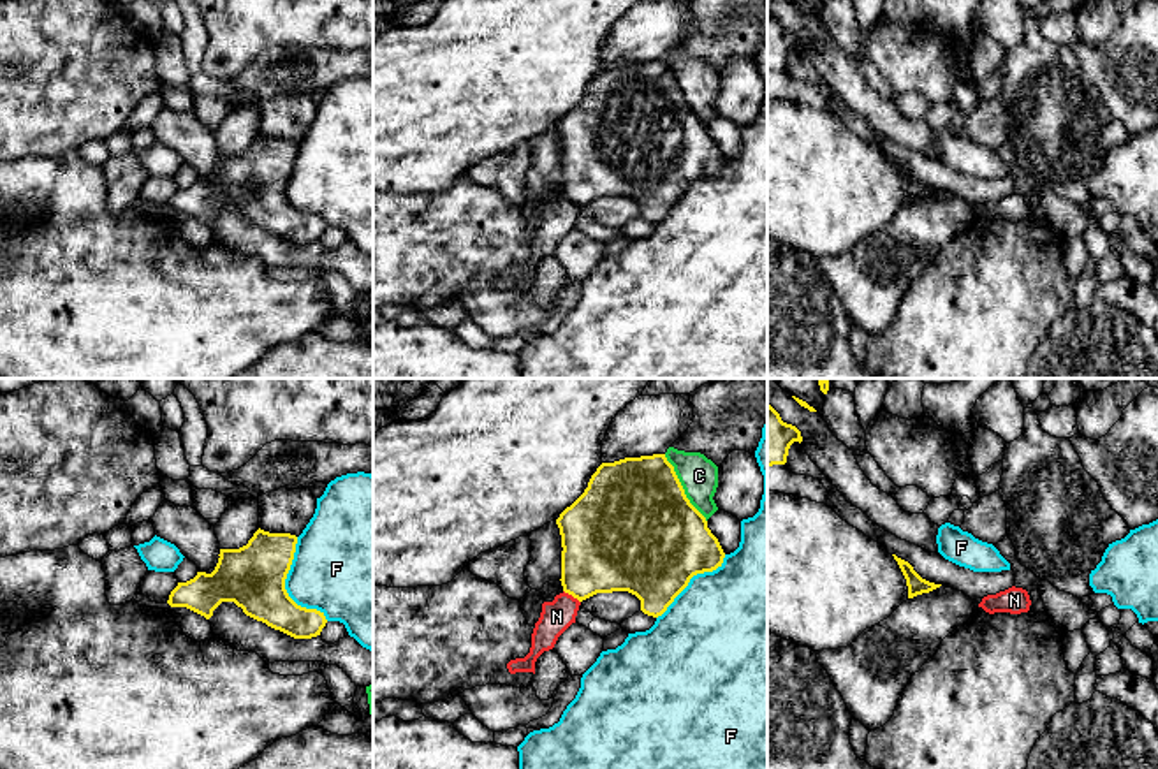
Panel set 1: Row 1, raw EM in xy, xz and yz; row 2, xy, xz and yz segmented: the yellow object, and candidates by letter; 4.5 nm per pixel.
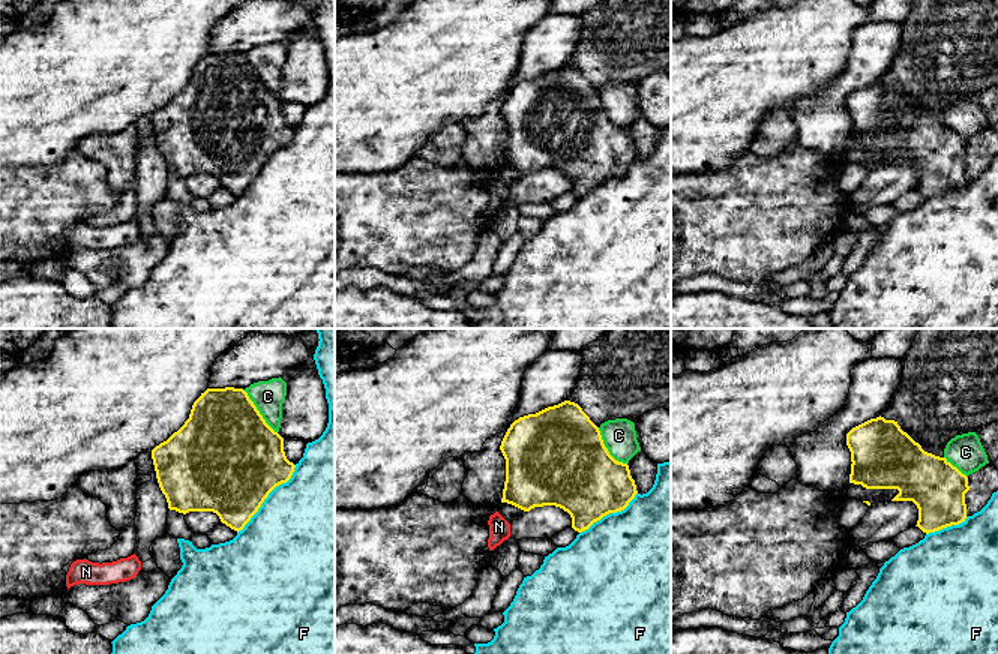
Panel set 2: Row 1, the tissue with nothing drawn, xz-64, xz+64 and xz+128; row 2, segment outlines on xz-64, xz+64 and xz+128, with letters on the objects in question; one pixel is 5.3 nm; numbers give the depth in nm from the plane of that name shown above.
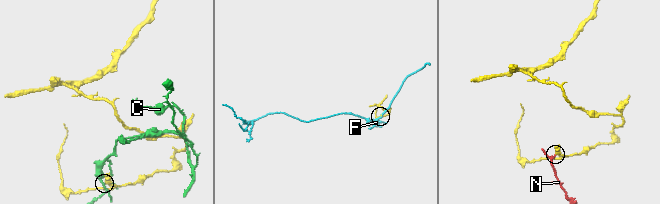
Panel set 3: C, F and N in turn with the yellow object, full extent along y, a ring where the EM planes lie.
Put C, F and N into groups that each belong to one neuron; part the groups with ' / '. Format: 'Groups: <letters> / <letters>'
Groups: C / F / N

